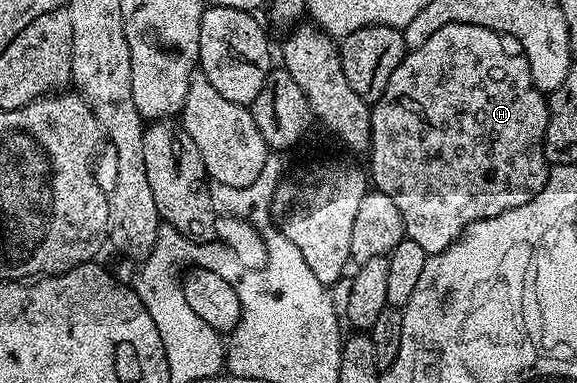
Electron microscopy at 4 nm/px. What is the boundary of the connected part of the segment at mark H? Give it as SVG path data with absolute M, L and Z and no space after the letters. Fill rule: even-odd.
M451 23L440 31L435 31L427 43L418 49L410 49L406 52L405 58L395 67L391 79L387 82L387 91L371 105L371 139L367 150L369 165L367 173L371 178L371 185L374 190L387 199L395 202L395 207L403 215L403 227L406 238L419 247L423 247L426 255L441 253L452 241L456 241L465 232L471 223L482 221L495 215L503 215L503 211L511 211L515 207L523 207L543 187L549 178L551 168L550 158L545 152L545 132L547 131L547 119L549 118L549 103L546 94L535 87L529 70L529 60L520 52L509 53L504 45L502 34L488 29L482 25L468 25L467 23Z

